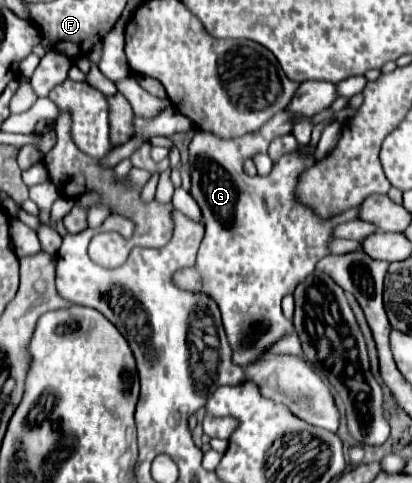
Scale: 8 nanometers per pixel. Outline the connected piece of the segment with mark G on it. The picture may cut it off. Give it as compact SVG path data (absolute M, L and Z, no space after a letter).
M289 110L277 112L261 130L241 136L237 140L225 140L211 132L197 130L189 144L189 166L191 166L191 196L199 204L203 220L205 220L205 238L201 242L197 264L193 268L179 270L175 274L175 282L185 290L205 290L219 304L223 326L227 332L227 340L233 350L233 364L241 364L243 368L265 354L275 342L283 336L295 332L293 322L287 320L281 312L281 298L291 294L299 282L303 282L317 266L317 262L329 254L329 244L333 242L333 228L359 218L359 208L349 208L331 218L321 218L313 206L301 202L297 198L297 182L301 174L313 166L315 158L311 154L303 154L293 150L281 160L273 164L271 174L249 178L243 172L243 162L251 158L255 152L267 152L269 142L279 134L293 132L295 114Z

